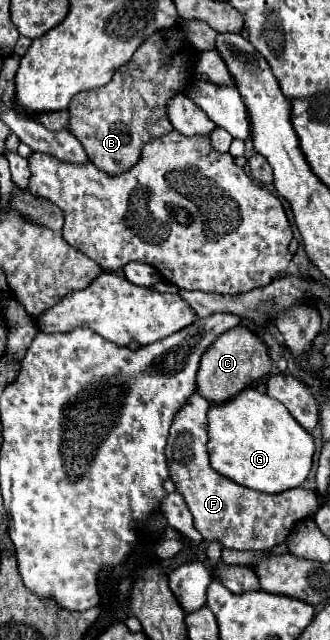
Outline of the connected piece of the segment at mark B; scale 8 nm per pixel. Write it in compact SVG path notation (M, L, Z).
M181 26L159 30L157 34L149 36L141 48L137 48L133 58L115 72L113 80L107 86L101 86L97 90L85 90L73 98L73 102L69 104L67 130L81 142L89 160L99 170L107 174L121 174L129 170L139 160L141 150L147 142L163 134L169 134L173 130L173 124L169 122L169 116L167 116L167 102L175 94L183 94L189 88L189 82L195 80L195 74L191 72L193 72L197 54L199 52L187 42Z

